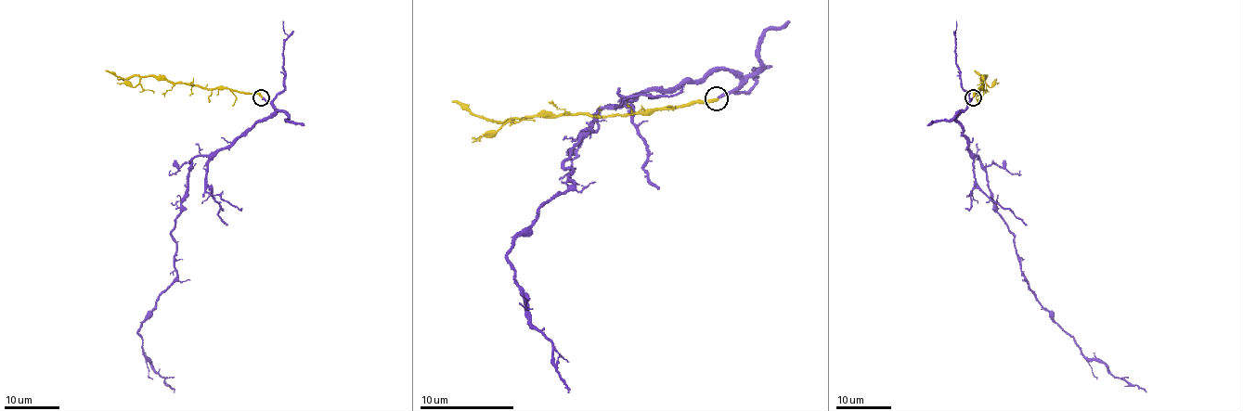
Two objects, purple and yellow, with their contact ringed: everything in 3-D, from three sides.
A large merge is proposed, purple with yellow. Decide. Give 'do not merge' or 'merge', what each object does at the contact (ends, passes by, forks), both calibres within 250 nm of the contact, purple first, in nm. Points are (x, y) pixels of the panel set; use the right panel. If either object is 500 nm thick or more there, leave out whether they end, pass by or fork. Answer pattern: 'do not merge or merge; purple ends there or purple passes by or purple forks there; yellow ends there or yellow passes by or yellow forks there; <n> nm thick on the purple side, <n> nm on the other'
merge; purple ends there; yellow ends there; 280 nm thick on the purple side, 280 nm on the other

